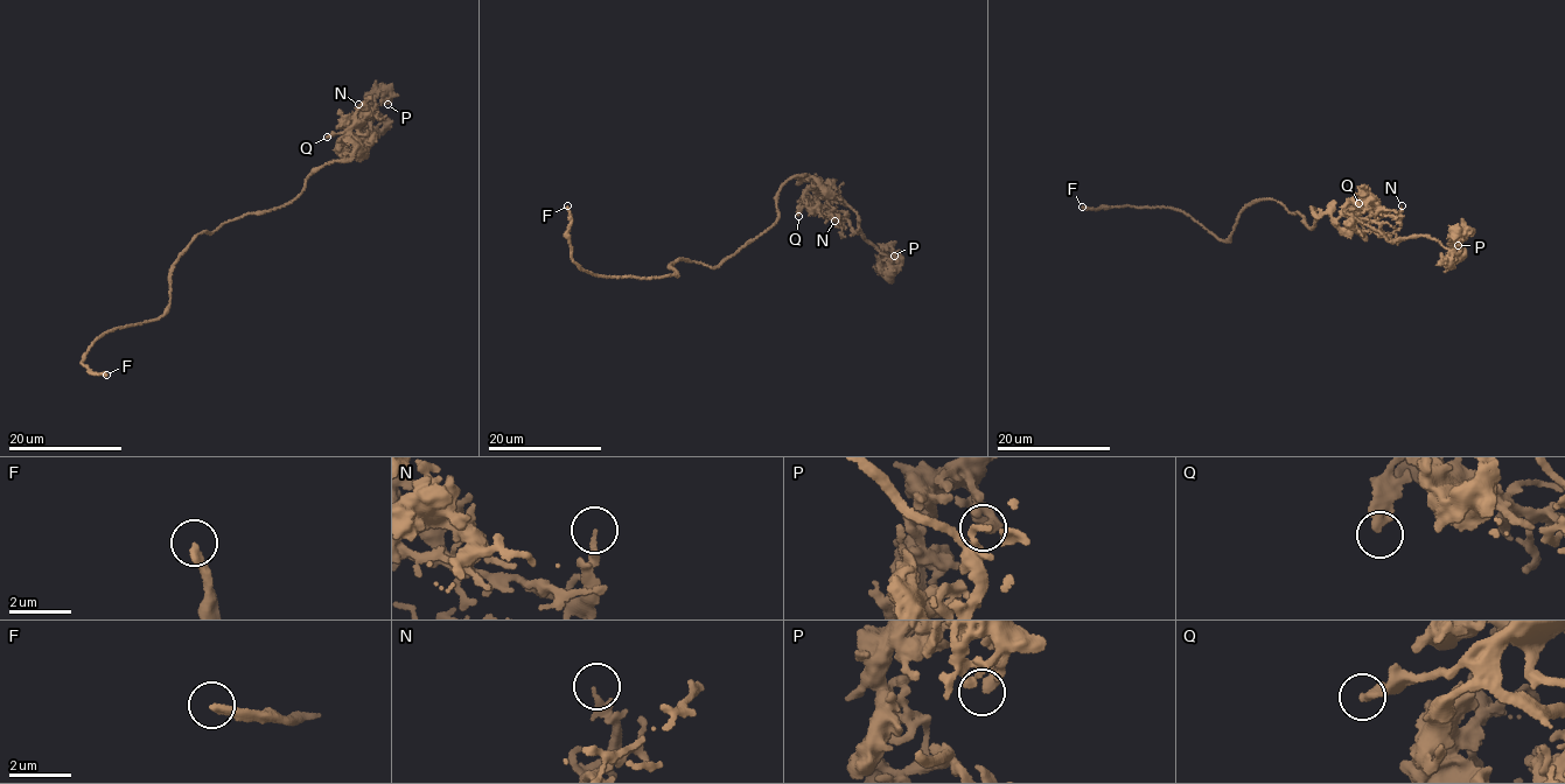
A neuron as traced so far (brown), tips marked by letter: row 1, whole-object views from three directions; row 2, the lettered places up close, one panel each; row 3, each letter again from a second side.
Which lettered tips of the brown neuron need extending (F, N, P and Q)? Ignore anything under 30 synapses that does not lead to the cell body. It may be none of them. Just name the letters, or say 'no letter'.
F

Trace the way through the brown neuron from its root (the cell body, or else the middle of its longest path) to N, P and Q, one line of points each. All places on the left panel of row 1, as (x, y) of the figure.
N: (246, 215), (290, 203), (311, 172), (353, 158), (361, 146), (353, 121), (361, 114), (358, 104)
P: (246, 215), (290, 203), (311, 172), (362, 154), (381, 117), (369, 99), (382, 93), (388, 104)
Q: (246, 215), (290, 203), (301, 191), (311, 172), (353, 158), (356, 147), (361, 146), (343, 132), (327, 137)

